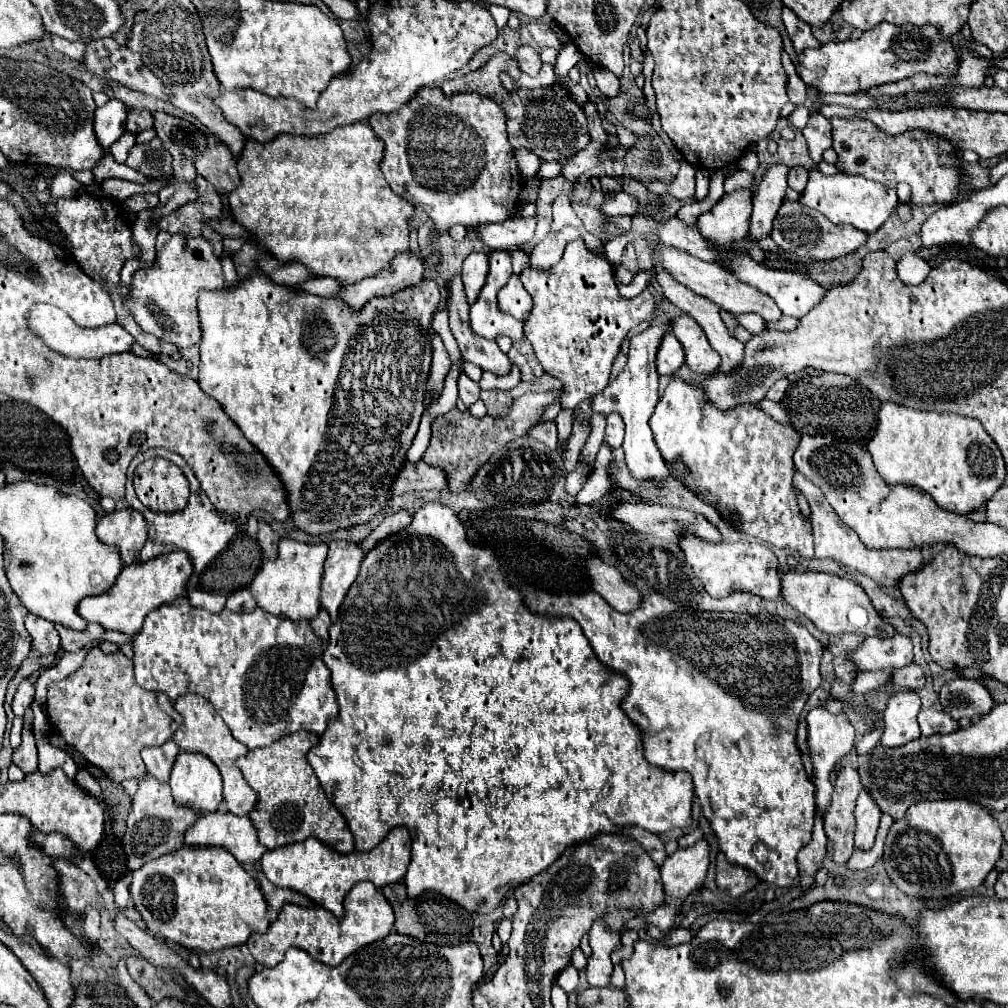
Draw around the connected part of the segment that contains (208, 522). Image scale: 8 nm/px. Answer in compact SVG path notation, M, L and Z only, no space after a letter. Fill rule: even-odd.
M155 448L155 450L149 450L149 452L141 452L133 458L133 462L129 464L129 470L127 470L127 494L125 494L125 500L129 502L129 506L137 512L141 512L149 524L149 538L145 542L145 546L141 548L141 552L137 554L137 560L139 562L145 562L149 558L155 558L155 556L161 556L161 554L169 554L169 552L175 552L175 550L181 550L189 556L191 564L193 564L193 576L201 574L201 570L229 544L229 540L239 532L237 530L237 524L223 512L217 512L213 508L213 504L207 500L205 492L199 488L199 482L193 474L193 470L187 466L187 462L175 454L175 452L169 452L169 450L163 450L163 448ZM155 456L163 456L167 460L173 460L181 470L183 474L187 476L189 484L191 484L191 498L189 498L189 504L185 510L181 512L175 512L175 514L159 514L159 512L151 512L147 510L137 498L135 498L135 490L133 490L133 472L137 468L137 464L141 464L145 458L155 458Z

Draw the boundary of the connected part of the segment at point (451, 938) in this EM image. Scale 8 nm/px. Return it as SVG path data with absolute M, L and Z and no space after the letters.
M401 882L385 886L381 892L387 898L387 902L393 906L395 930L399 934L417 938L421 942L439 944L439 946L455 946L455 944L463 944L463 942L469 940L469 934L473 930L471 912L467 912L459 904L451 902L449 898L443 898L435 892L421 894L419 898L409 898L407 890L405 890L405 884L401 884Z

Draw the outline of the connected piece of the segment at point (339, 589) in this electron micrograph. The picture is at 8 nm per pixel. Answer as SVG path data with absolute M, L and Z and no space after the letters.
M345 540L329 542L329 552L323 566L323 580L321 580L321 596L319 606L329 612L331 622L337 618L337 610L355 582L359 574L359 566L363 556L359 554L357 544L349 544Z

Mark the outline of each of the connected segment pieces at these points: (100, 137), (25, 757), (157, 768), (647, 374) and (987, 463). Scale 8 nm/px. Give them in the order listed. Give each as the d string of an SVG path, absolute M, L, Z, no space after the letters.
M109 100L105 106L95 110L93 132L99 146L107 150L115 140L119 140L119 136L125 132L123 130L125 116L127 116L127 106L119 100Z
M31 708L26 711L23 719L21 744L19 748L13 750L12 762L25 774L30 774L38 770L37 746L32 733L33 712Z
M167 740L163 746L149 746L141 750L147 772L155 776L159 782L169 782L169 774L177 754L179 754L179 746L173 740Z
M671 322L659 324L659 326L649 326L647 330L643 330L641 334L631 338L629 344L629 356L627 356L627 364L621 370L621 374L609 382L609 386L597 394L593 398L593 412L603 412L603 415L608 416L609 412L619 412L623 416L625 422L625 440L623 440L623 450L625 450L625 462L627 468L631 472L633 478L637 480L655 480L655 482L663 482L667 476L671 476L671 472L667 470L653 438L651 438L651 428L649 428L649 418L653 414L653 408L659 400L657 396L657 366L655 366L655 356L657 350L663 342L663 336L669 334Z
M883 402L879 424L867 442L877 472L889 484L913 484L955 514L969 514L995 494L1005 480L1005 464L993 438L975 418L937 414Z

